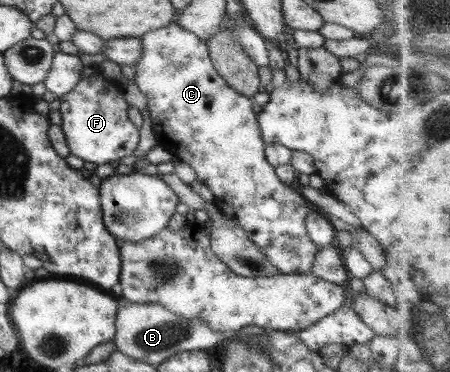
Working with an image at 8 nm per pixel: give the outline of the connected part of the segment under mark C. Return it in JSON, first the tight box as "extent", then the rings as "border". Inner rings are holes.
{"extent":[132,22,319,274],"border":[[[171,22],[163,28],[156,28],[146,32],[143,37],[139,38],[139,40],[141,40],[142,53],[141,58],[132,67],[135,73],[134,83],[145,95],[147,111],[152,124],[152,131],[156,136],[157,144],[164,146],[164,148],[167,149],[167,152],[170,152],[173,157],[185,162],[185,164],[189,164],[196,174],[196,180],[200,180],[205,184],[208,190],[213,194],[214,199],[212,202],[219,211],[221,211],[221,214],[226,219],[237,223],[238,227],[246,230],[246,235],[250,242],[261,249],[262,255],[266,256],[270,265],[277,268],[278,272],[283,274],[308,274],[312,267],[314,256],[319,249],[311,242],[311,240],[309,240],[306,233],[304,218],[311,210],[309,210],[307,205],[305,205],[306,199],[303,199],[303,197],[292,190],[289,185],[280,182],[278,176],[274,173],[274,168],[266,161],[264,155],[264,144],[262,143],[259,127],[257,126],[256,114],[253,113],[253,110],[251,109],[251,101],[249,101],[247,96],[241,96],[240,93],[229,88],[228,83],[218,75],[211,60],[209,60],[209,52],[207,52],[205,41],[197,39],[197,36],[192,32],[181,28],[175,22]]]}

